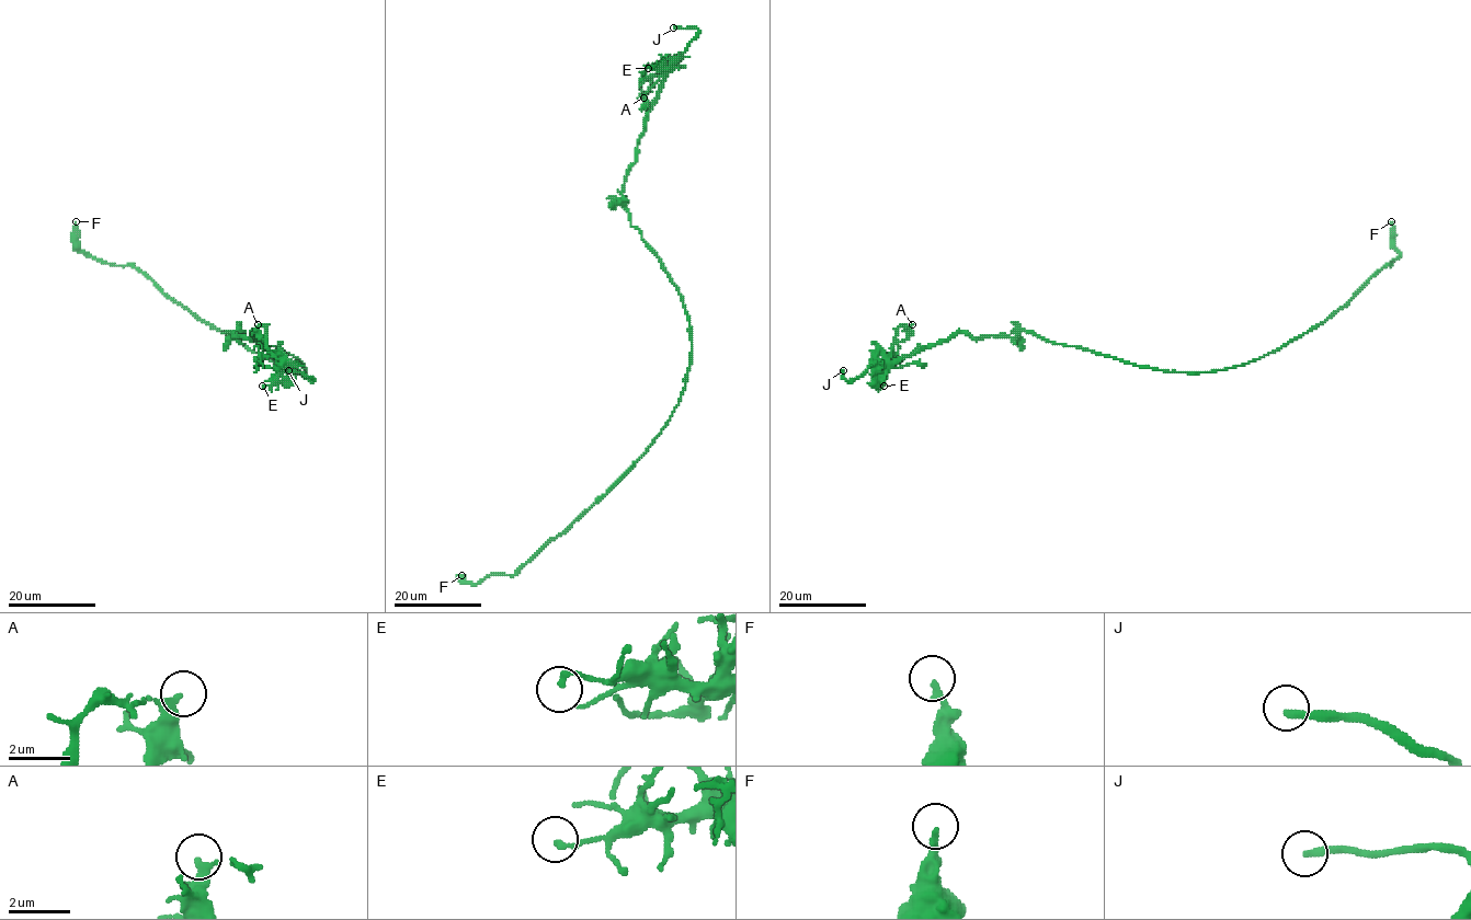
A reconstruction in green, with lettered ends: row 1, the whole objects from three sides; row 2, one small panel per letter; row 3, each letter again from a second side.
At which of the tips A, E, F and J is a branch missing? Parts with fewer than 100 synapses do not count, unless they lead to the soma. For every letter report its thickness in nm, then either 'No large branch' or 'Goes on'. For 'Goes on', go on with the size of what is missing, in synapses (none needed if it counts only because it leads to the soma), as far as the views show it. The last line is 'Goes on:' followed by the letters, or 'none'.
A: Thickness 240 nm. No large branch
E: Thickness 170 nm. No large branch
F: Thickness 190 nm. No large branch
J: Thickness 240 nm. Goes on
Goes on: J

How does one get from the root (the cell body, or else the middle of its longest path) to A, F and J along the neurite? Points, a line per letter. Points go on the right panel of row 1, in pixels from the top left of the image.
A: (1159, 369), (1057, 344), (1026, 331), (1015, 337), (954, 332), (891, 360), (891, 348), (907, 336), (912, 324)
F: (1159, 369), (1207, 372), (1241, 366), (1278, 351), (1315, 328), (1400, 256), (1391, 221)
J: (1159, 369), (1022, 331), (1015, 337), (954, 332), (893, 361), (873, 364), (854, 379), (845, 379), (843, 370)

